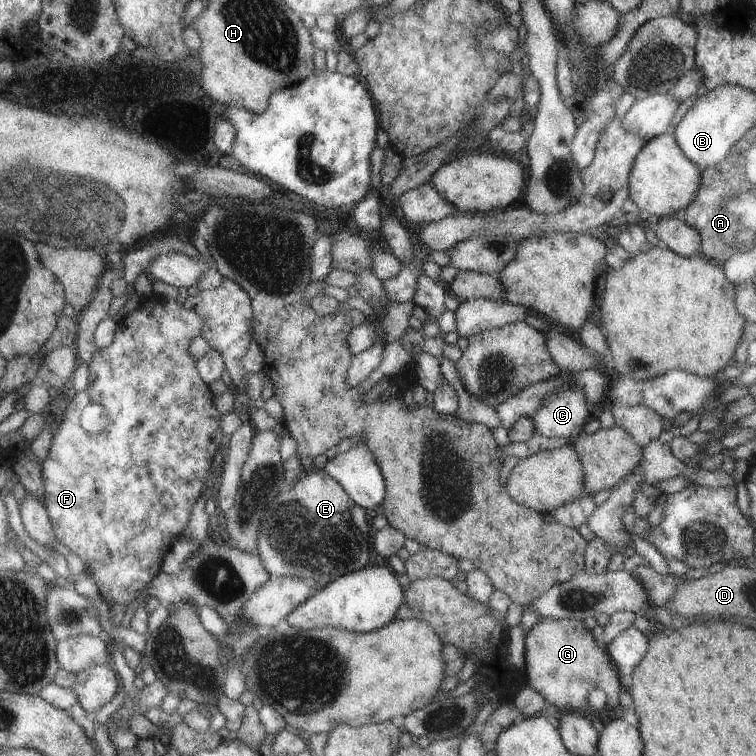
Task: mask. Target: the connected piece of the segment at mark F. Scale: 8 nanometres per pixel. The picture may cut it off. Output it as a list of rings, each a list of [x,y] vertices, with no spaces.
[[[156,295],[142,298],[135,310],[125,314],[117,323],[117,330],[108,346],[97,348],[88,363],[87,387],[75,392],[62,414],[58,426],[53,427],[48,453],[43,460],[40,478],[43,484],[43,504],[55,539],[83,562],[85,572],[91,574],[99,595],[107,606],[119,606],[122,611],[137,598],[149,580],[158,574],[161,560],[172,541],[181,534],[189,522],[190,510],[203,490],[203,480],[207,476],[213,456],[221,446],[224,435],[219,428],[220,414],[215,410],[212,393],[195,369],[195,362],[189,357],[188,345],[201,334],[203,324],[197,314],[185,310],[176,300],[166,300]]]

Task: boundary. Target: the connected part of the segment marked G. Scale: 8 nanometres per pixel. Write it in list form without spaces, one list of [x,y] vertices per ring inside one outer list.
[[[545,618],[538,622],[525,634],[525,651],[523,654],[523,670],[525,669],[526,686],[535,690],[545,702],[555,708],[559,714],[584,712],[586,699],[592,690],[603,691],[607,697],[604,709],[607,711],[617,708],[618,696],[622,686],[616,671],[611,664],[605,649],[597,646],[591,632],[583,626],[584,622],[573,619]]]

